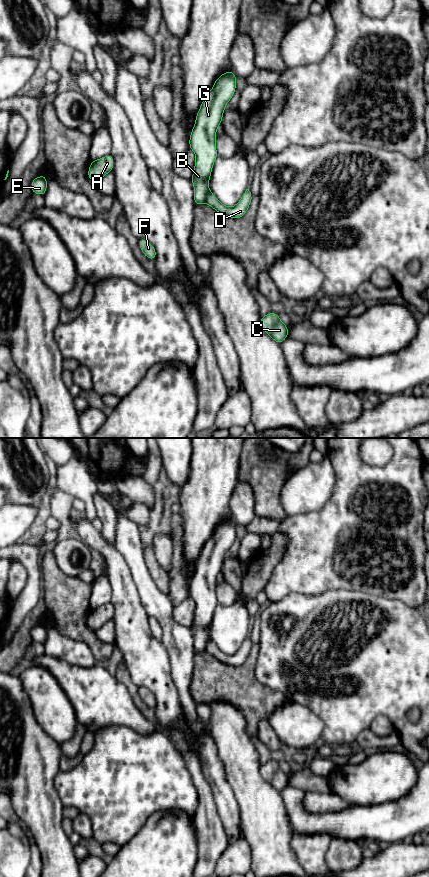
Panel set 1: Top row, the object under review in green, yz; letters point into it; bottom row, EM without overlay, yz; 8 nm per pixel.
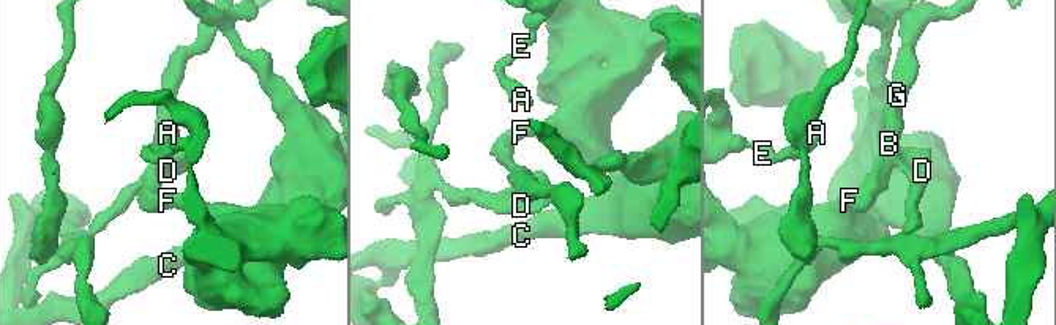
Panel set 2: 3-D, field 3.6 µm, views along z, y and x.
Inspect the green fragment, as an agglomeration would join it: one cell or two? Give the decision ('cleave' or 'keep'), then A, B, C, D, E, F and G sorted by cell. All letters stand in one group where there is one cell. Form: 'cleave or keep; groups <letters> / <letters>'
keep; groups A B C D E F G

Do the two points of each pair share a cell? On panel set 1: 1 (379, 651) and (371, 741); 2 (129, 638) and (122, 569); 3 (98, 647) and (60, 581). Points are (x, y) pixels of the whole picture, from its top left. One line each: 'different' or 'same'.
1: different
2: same
3: same

